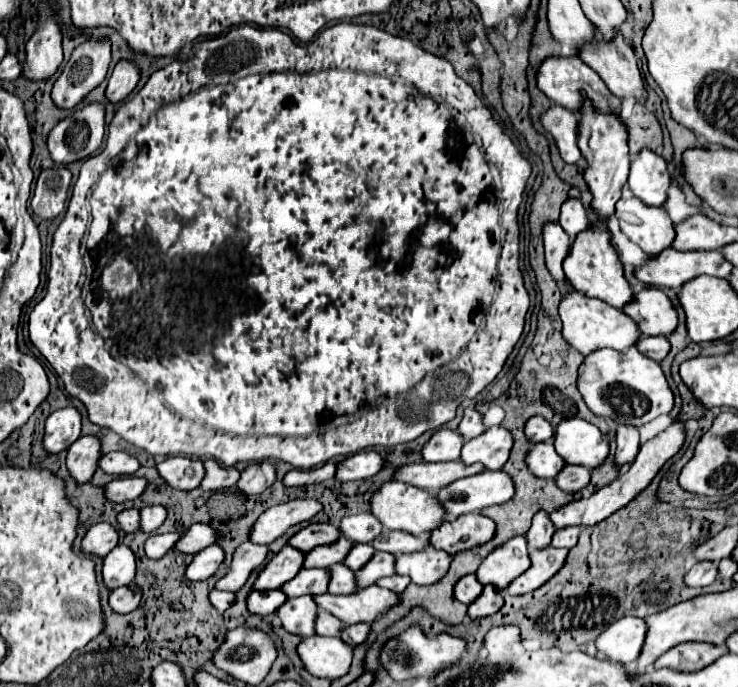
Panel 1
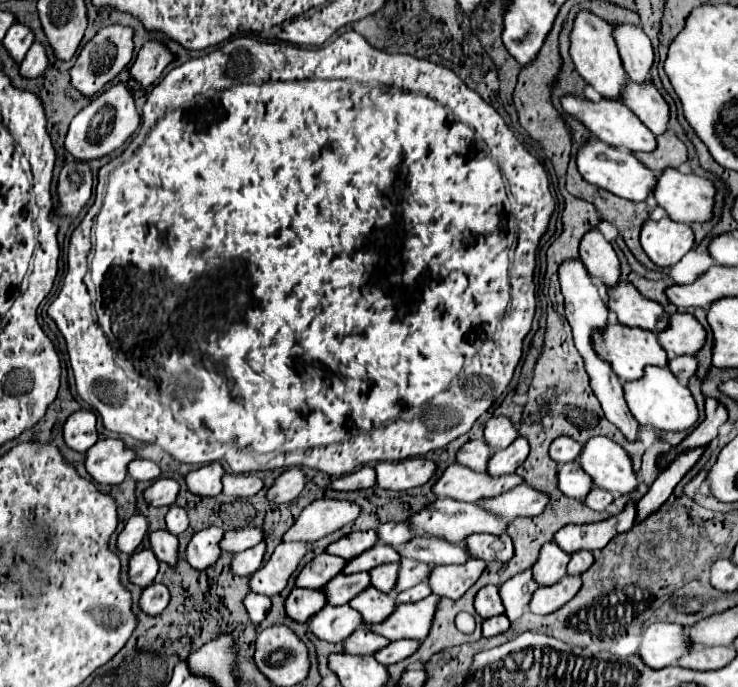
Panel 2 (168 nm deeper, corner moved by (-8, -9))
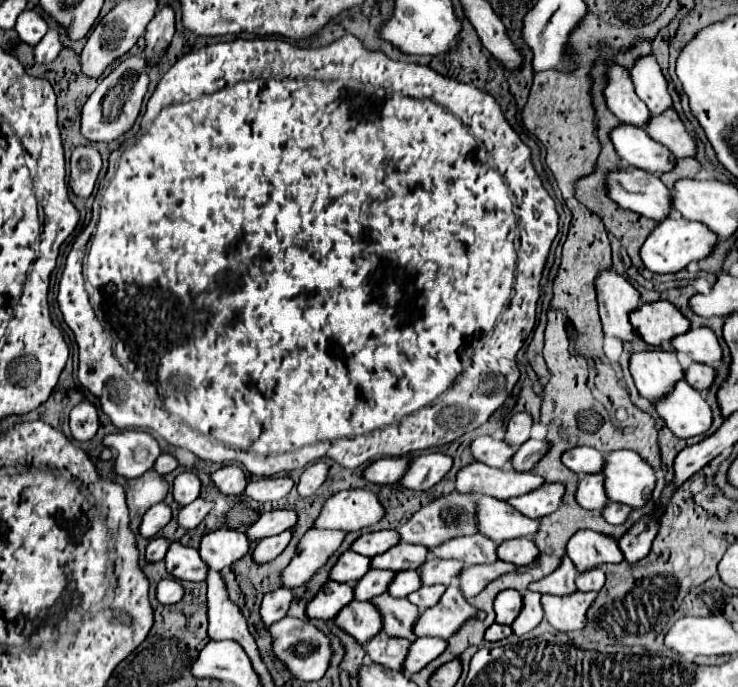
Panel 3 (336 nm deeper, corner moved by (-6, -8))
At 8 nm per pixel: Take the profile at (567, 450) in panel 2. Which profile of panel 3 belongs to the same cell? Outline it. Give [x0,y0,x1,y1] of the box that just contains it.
[563,447,605,475]

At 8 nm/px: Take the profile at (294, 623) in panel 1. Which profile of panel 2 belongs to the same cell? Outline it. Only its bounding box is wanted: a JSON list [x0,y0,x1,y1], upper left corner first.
[307,604,363,642]

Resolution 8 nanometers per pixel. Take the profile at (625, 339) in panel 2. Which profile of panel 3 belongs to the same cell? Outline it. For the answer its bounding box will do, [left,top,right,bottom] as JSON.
[631,351,685,403]

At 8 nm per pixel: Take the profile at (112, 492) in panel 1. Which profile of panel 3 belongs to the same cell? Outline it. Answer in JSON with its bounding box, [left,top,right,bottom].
[173,471,201,505]

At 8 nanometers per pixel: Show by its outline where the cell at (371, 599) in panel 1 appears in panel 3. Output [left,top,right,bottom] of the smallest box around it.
[415,581,485,637]

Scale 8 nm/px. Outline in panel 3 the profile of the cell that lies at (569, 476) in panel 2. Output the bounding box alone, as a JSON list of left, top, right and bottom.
[577,473,609,511]

